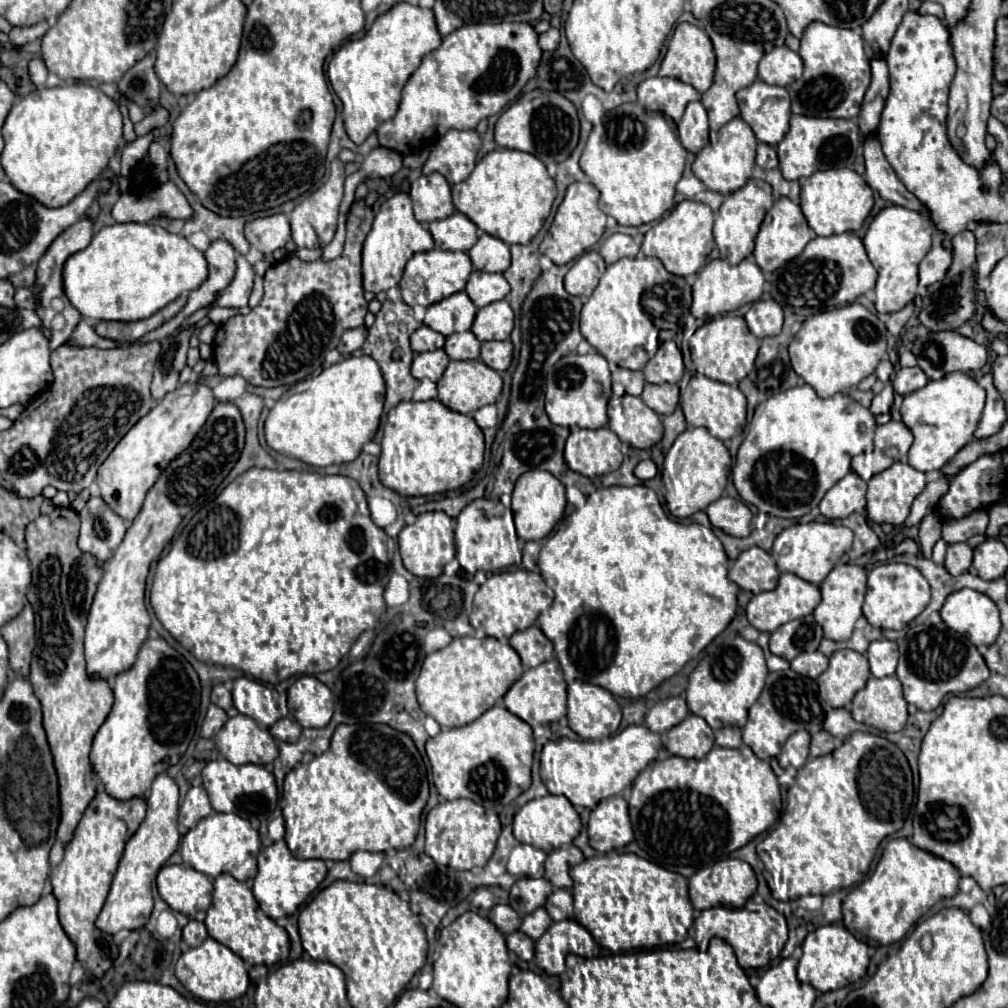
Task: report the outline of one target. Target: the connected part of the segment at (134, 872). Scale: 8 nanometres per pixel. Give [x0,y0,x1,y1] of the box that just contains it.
[96,774,180,934]

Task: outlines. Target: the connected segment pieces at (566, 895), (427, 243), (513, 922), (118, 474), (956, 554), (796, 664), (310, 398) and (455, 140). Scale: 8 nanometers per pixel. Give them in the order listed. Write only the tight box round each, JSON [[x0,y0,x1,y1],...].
[[544,890,574,921],[362,192,434,294],[490,904,522,934],[96,382,216,522],[944,542,972,574],[790,652,828,678],[264,356,384,467],[422,130,480,184]]

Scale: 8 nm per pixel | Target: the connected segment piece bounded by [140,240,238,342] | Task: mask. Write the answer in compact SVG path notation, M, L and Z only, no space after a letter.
M214 240L208 246L208 250L204 252L204 256L206 256L206 262L208 262L208 278L202 282L202 286L198 290L190 292L186 306L170 322L152 330L140 342L160 340L166 334L172 334L190 314L194 314L202 306L208 306L210 302L214 302L214 294L218 294L218 290L224 290L230 284L230 278L234 278L236 256L238 256L236 250L230 246L230 242Z

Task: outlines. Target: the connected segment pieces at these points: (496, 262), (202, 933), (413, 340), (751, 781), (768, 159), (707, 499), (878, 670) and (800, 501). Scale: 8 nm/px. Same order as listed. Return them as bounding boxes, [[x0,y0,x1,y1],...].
[[468,234,510,272],[182,920,208,948],[410,326,444,354],[628,746,782,878],[756,142,778,170],[662,428,732,518],[866,640,898,678],[731,384,876,518]]

